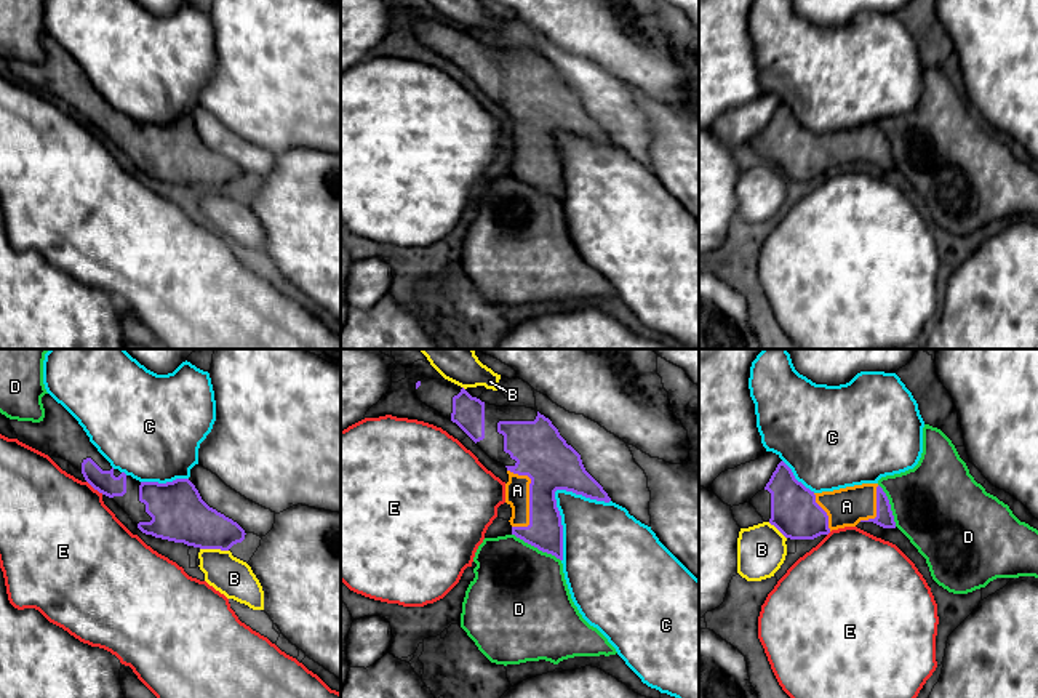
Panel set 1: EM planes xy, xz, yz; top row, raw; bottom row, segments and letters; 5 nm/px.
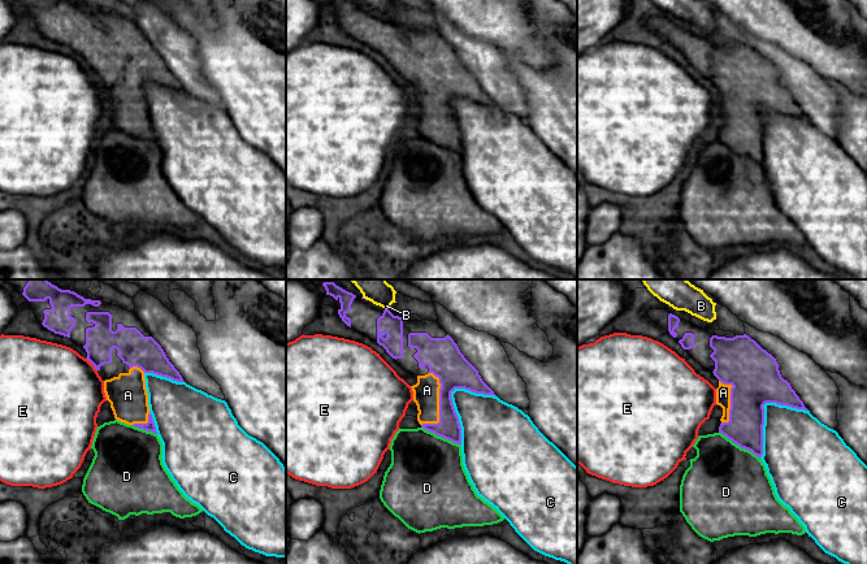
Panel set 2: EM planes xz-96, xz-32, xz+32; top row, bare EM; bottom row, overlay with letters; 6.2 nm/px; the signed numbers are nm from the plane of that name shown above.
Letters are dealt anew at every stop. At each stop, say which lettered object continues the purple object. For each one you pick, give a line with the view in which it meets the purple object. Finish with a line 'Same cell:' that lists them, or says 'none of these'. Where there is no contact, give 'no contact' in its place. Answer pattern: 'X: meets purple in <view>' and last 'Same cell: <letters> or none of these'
A: meets purple in xz
Same cell: A

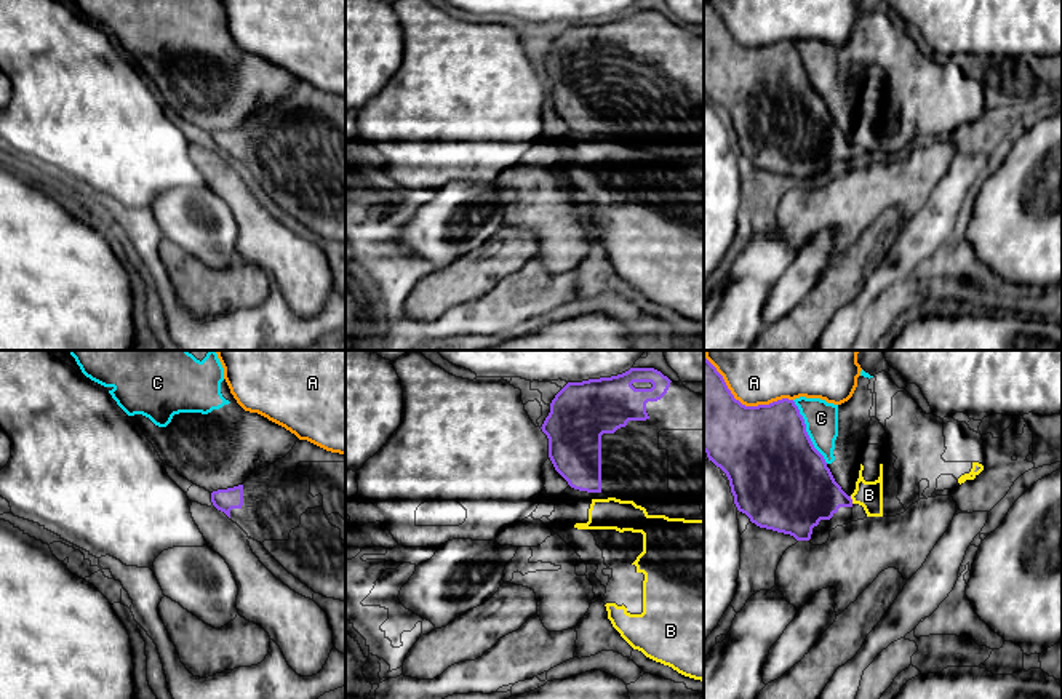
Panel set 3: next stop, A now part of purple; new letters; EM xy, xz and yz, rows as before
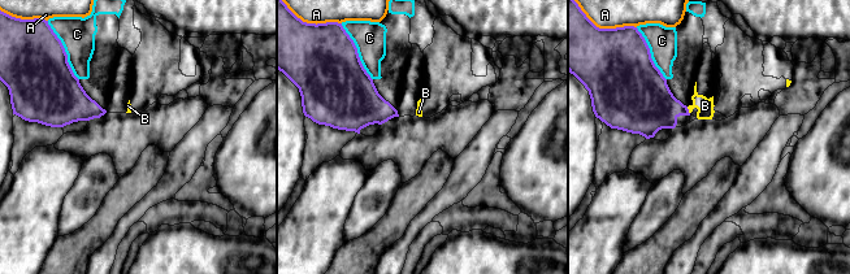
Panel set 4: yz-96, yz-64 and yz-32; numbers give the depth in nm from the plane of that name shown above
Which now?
Same cell: none of these

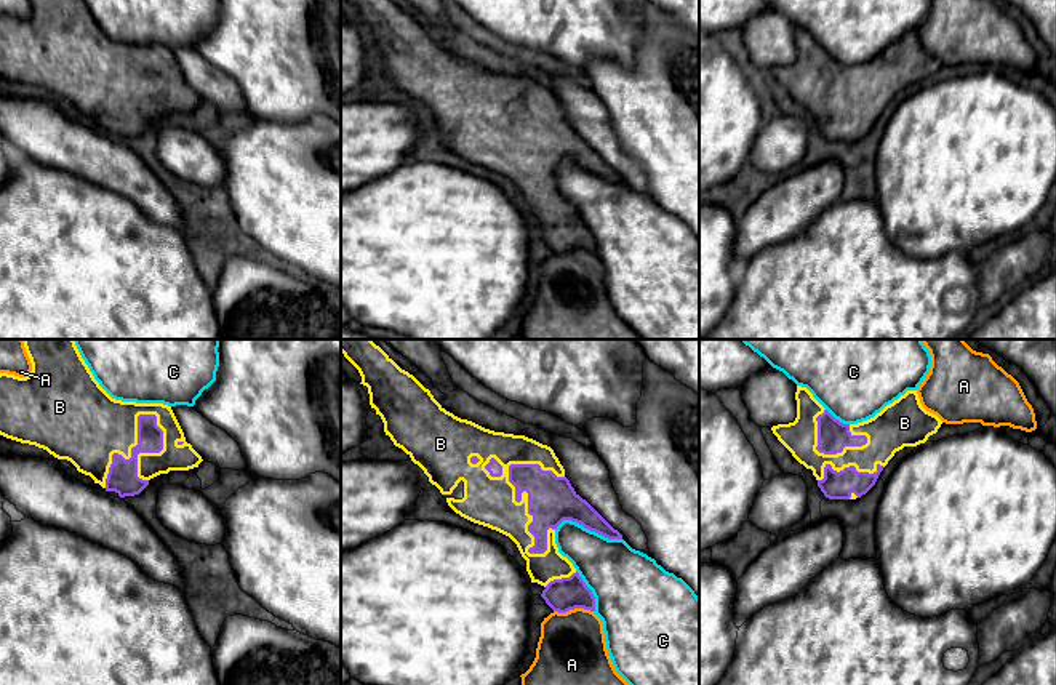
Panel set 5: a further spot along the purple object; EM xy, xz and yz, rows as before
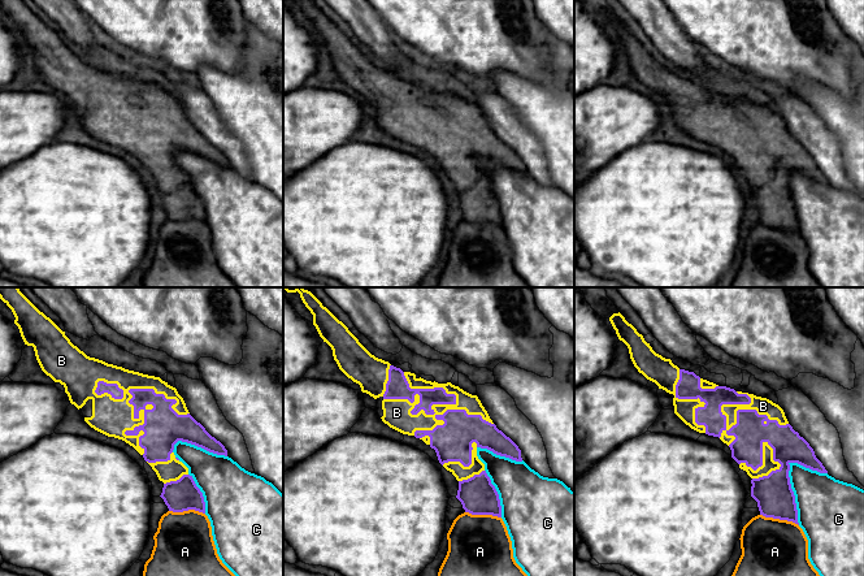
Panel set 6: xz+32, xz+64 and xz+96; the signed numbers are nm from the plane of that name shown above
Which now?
B: meets purple in xz
Same cell: B

